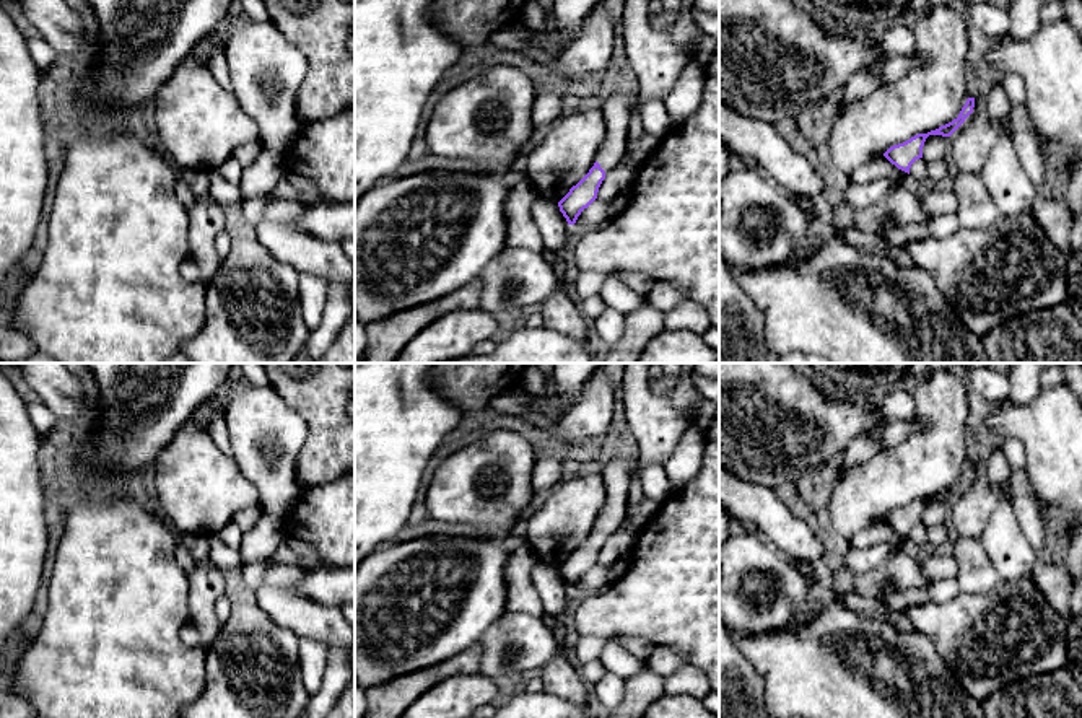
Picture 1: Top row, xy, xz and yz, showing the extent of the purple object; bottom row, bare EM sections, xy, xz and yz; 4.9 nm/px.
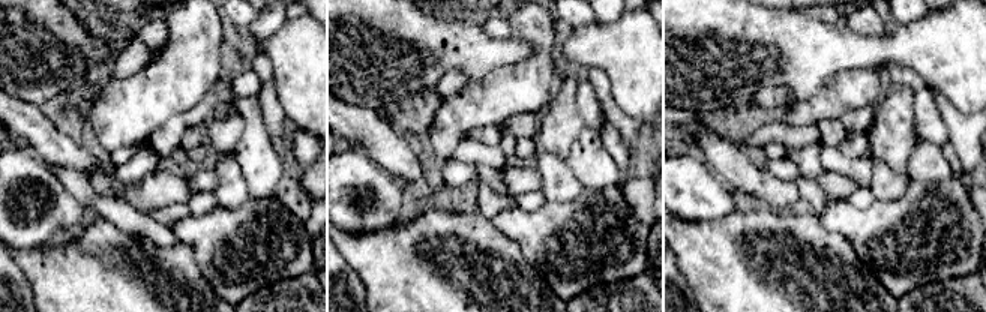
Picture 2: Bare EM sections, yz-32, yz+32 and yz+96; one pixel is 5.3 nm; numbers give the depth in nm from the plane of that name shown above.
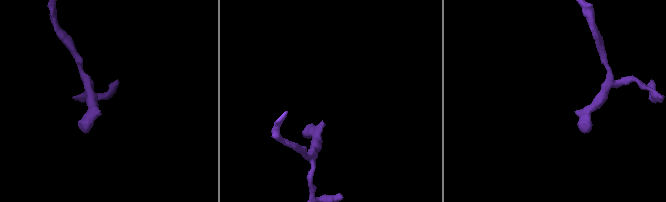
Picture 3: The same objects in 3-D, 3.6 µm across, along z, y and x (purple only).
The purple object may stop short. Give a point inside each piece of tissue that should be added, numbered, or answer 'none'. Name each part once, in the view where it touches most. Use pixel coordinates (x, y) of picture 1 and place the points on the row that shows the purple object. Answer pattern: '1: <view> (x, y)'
1: xz (615, 109)

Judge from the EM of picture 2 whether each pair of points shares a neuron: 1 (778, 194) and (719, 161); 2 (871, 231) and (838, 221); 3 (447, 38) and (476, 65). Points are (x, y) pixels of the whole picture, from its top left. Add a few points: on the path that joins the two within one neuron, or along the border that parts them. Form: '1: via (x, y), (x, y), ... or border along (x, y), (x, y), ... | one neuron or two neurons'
1: via (763, 185), (743, 176), (734, 167) | one neuron
2: via (863, 228), (845, 221) | one neuron
3: via (455, 44), (468, 57) | one neuron

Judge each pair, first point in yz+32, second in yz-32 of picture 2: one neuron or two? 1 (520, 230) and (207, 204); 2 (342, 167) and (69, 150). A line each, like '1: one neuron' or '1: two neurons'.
1: two neurons
2: two neurons

